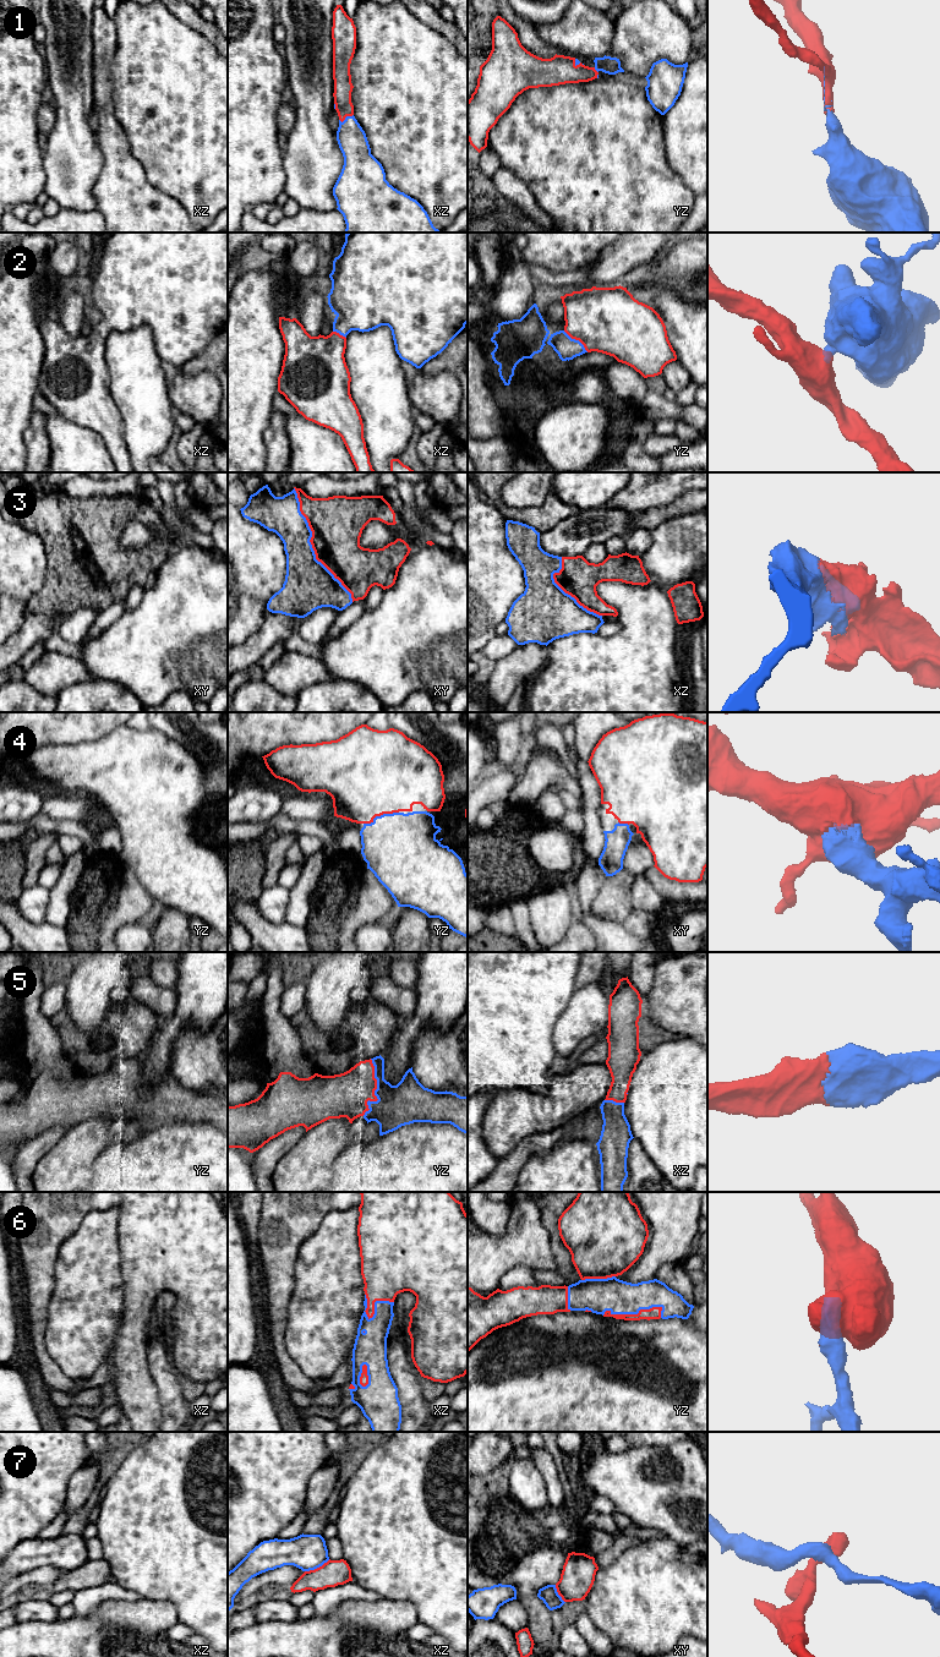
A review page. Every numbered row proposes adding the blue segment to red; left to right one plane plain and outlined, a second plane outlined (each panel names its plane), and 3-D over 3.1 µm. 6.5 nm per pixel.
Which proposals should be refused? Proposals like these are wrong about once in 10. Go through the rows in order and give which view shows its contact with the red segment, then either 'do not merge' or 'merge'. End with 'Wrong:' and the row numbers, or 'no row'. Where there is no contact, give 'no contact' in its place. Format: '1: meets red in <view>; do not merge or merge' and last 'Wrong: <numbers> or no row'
1: meets red in xz; merge
2: meets red in yz; merge
3: meets red in xy; merge
4: meets red in yz; merge
5: meets red in yz; merge
6: meets red in yz; merge
7: meets red in xz; do not merge
Wrong: 7

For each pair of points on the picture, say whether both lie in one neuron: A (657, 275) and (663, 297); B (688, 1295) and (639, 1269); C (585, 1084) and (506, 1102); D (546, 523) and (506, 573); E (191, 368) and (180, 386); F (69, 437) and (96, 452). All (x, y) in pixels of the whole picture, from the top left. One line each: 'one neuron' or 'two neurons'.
A: two neurons
B: two neurons
C: one neuron
D: two neurons
E: two neurons
F: one neuron

